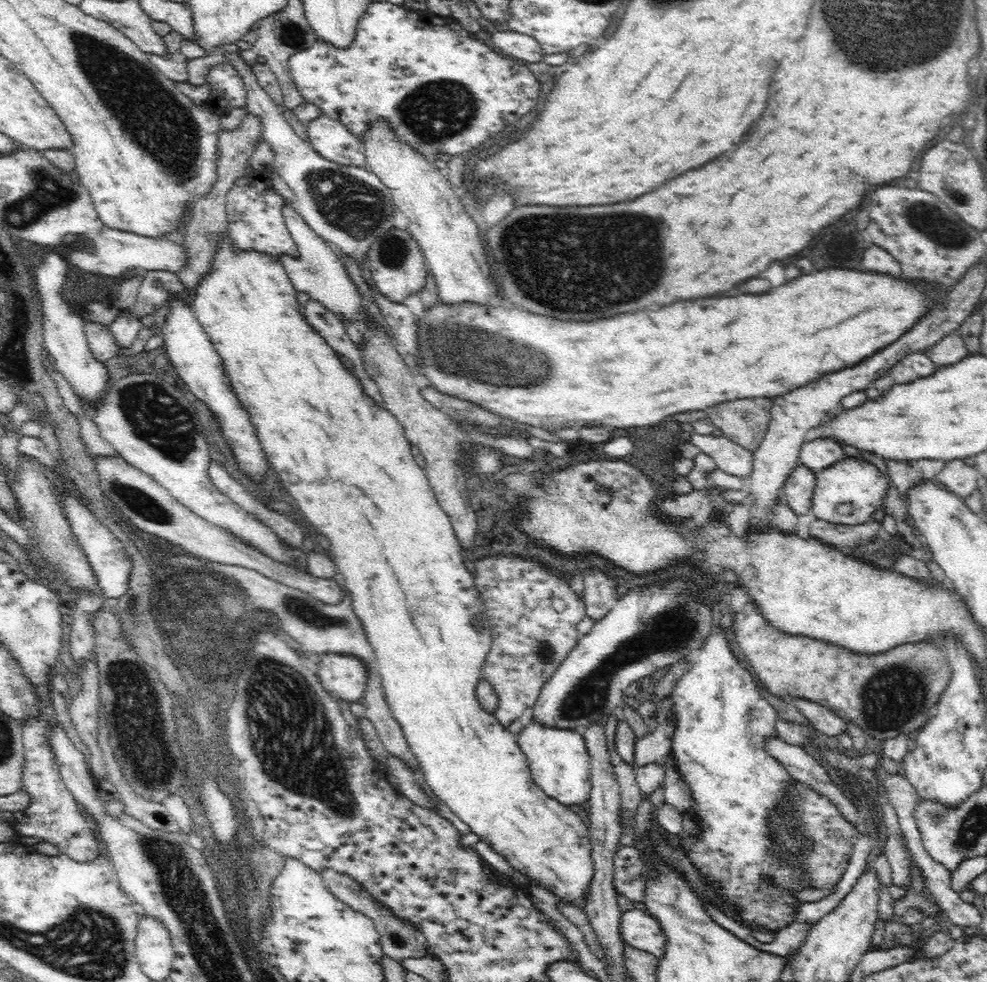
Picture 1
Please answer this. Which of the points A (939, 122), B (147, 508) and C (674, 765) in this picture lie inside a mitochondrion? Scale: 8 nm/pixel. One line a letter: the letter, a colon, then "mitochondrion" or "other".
A: other
B: mitochondrion
C: other

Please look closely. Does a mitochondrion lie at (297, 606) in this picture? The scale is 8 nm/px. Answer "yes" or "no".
yes

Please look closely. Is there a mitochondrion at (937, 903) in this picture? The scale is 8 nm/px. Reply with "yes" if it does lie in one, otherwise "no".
no

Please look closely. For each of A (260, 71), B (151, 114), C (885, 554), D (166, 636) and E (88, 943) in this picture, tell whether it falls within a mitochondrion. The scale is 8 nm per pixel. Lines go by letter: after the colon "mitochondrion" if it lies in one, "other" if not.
A: other
B: mitochondrion
C: mitochondrion
D: mitochondrion
E: mitochondrion

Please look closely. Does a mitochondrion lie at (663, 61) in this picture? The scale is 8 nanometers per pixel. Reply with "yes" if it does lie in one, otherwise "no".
no

